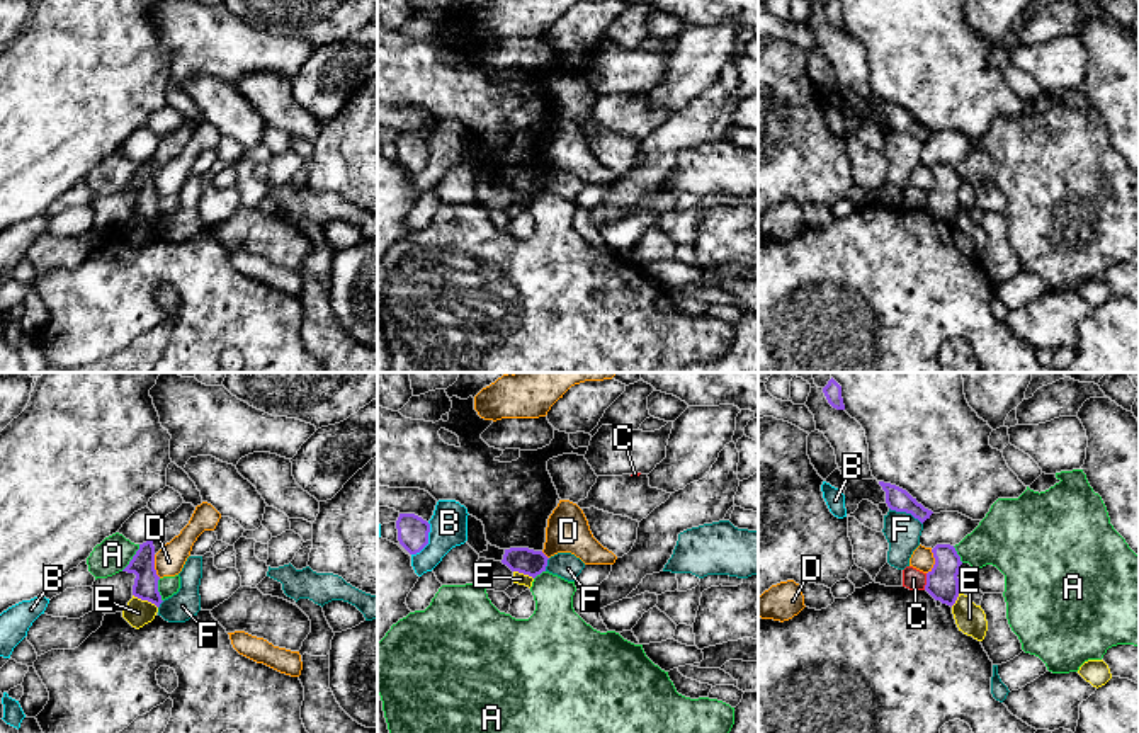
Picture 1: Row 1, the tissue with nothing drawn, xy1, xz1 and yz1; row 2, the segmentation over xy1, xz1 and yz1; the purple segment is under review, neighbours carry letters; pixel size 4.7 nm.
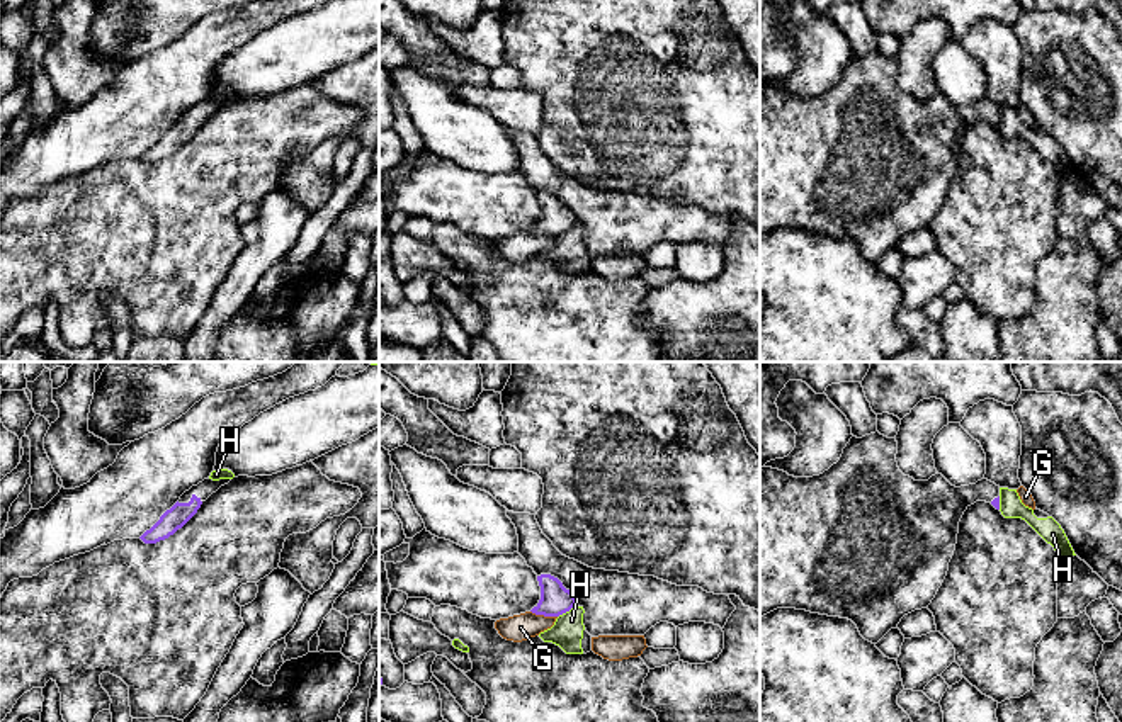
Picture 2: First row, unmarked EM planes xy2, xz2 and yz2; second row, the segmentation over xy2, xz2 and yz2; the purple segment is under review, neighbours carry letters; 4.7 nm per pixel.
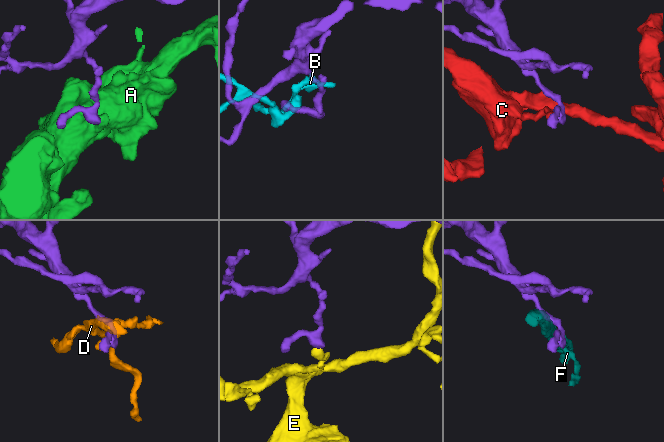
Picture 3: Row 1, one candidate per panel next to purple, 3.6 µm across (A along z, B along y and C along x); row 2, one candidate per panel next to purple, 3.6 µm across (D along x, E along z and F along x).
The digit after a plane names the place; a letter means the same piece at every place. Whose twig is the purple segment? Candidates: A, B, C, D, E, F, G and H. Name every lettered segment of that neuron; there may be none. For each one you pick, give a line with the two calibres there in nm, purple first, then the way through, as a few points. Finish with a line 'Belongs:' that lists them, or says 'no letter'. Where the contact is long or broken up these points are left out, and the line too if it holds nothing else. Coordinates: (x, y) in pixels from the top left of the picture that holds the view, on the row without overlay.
Belongs: no letter

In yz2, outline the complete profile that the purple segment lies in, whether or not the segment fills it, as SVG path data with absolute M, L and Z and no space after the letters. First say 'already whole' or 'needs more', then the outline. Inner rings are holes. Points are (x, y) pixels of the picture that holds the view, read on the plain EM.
needs more | M876 51L862 58L852 56L843 68L840 80L819 95L794 97L779 88L760 88L760 238L777 228L796 228L828 236L848 238L857 245L865 260L877 263L891 248L898 246L904 234L928 228L947 195L949 182L957 163L959 141L964 131L976 121L991 122L1000 129L1000 105L988 99L981 99L976 104L955 107L938 92L928 100L915 100L899 90L896 73L896 58L887 58Z

